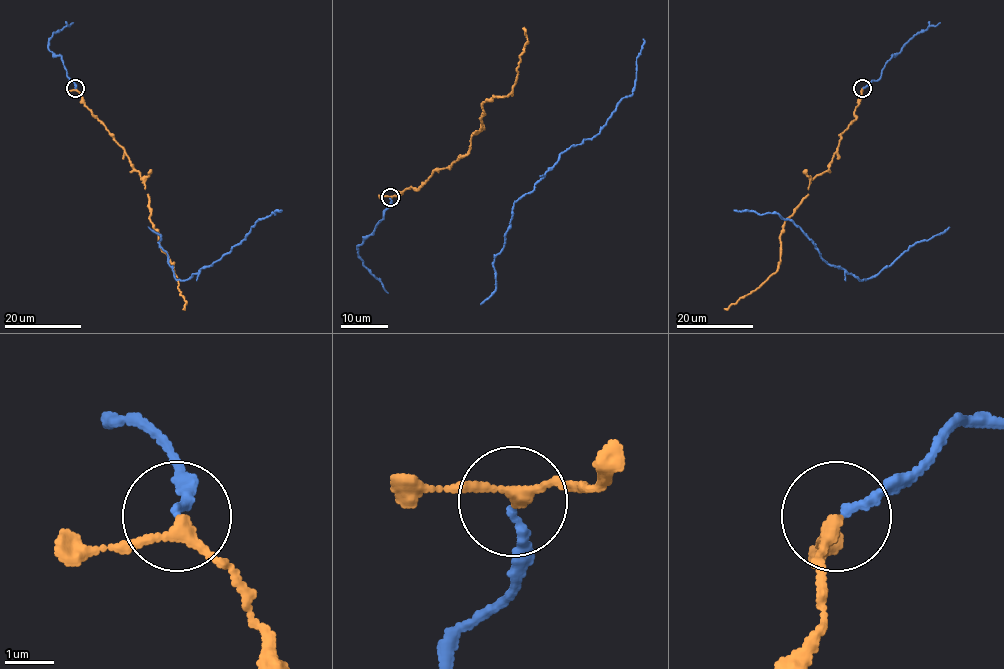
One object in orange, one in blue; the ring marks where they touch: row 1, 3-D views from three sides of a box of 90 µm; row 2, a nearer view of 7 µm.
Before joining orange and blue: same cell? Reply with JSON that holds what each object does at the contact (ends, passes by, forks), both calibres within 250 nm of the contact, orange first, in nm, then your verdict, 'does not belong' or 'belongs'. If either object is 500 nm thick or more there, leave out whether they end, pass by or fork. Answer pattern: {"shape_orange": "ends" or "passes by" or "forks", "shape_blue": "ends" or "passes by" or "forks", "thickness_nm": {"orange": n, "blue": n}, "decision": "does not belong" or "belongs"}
{"shape_orange": "passes by", "shape_blue": "ends", "thickness_nm": {"orange": 240, "blue": 170}, "decision": "belongs"}

